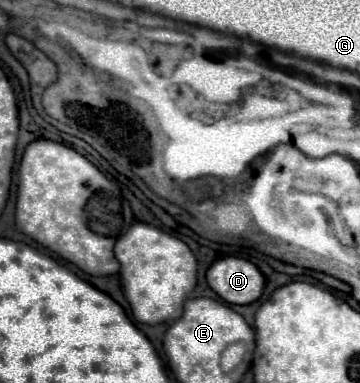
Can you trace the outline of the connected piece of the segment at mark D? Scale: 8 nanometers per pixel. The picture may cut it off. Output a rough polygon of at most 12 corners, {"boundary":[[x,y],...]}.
{"boundary":[[224,257],[206,271],[226,303],[254,303],[264,289],[256,265]]}

